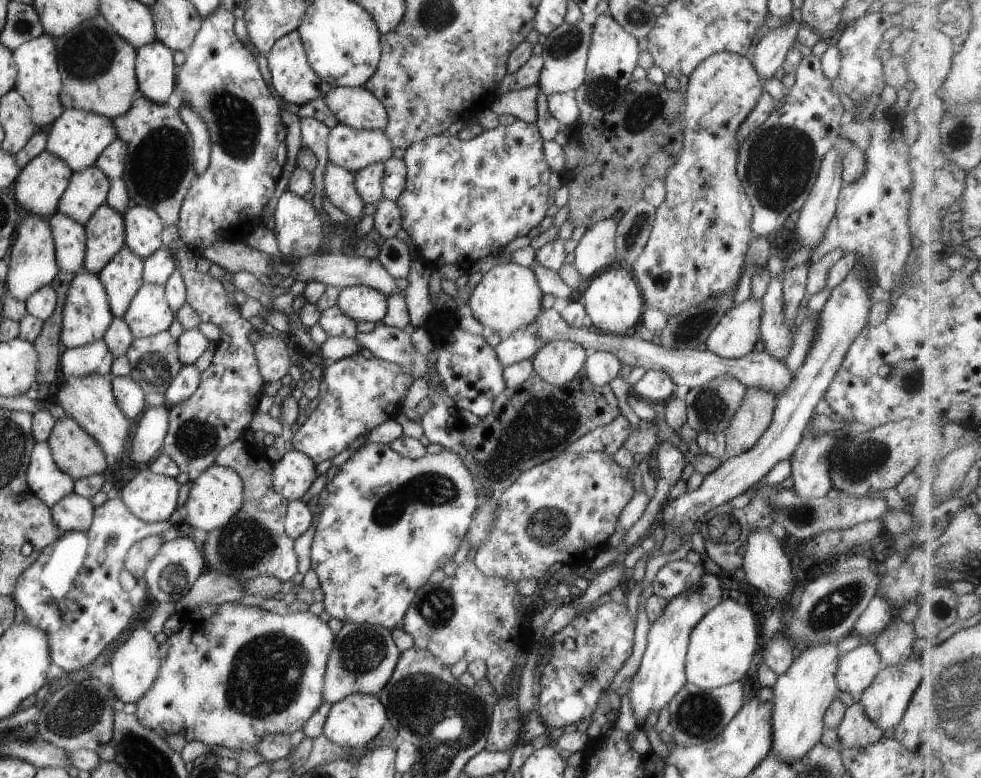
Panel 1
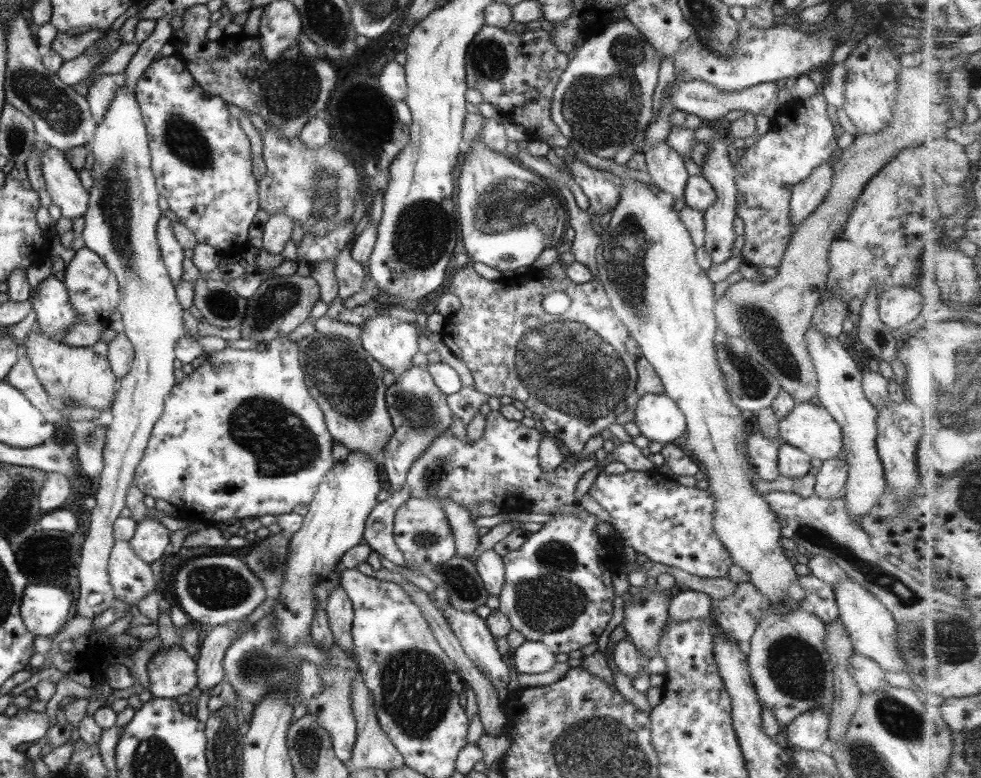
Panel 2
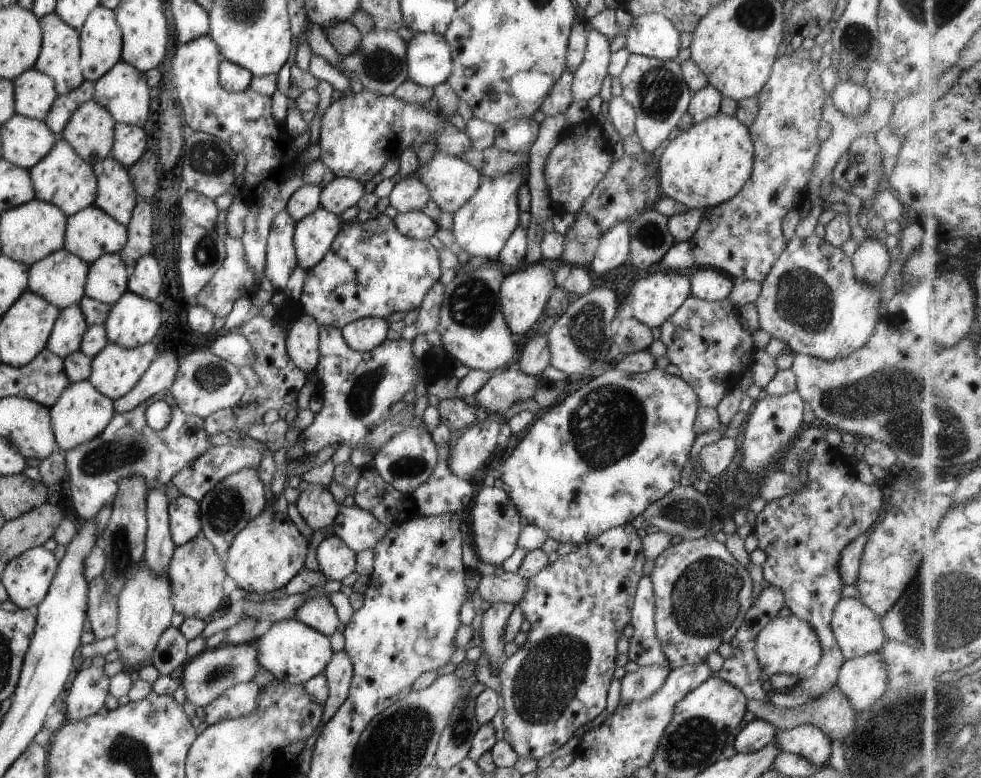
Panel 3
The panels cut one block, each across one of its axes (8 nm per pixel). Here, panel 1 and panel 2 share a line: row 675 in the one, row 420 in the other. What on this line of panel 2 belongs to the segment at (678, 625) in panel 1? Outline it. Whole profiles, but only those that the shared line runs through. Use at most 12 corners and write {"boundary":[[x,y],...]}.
{"boundary":[[664,393],[635,400],[634,423],[650,442],[672,443],[686,431]]}

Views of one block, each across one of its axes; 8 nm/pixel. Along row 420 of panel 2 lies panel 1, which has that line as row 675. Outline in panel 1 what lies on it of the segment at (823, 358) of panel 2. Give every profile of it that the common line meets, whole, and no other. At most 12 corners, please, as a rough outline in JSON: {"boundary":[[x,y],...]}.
{"boundary":[[873,641],[838,655],[835,686],[859,697],[883,666]]}

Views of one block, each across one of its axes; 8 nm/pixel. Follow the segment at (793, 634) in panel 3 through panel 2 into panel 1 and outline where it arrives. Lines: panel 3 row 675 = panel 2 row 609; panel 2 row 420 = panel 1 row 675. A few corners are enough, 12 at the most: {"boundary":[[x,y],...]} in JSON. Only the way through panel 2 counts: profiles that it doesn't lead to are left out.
{"boundary":[[721,599],[689,632],[686,683],[739,681],[758,656],[753,614]]}

